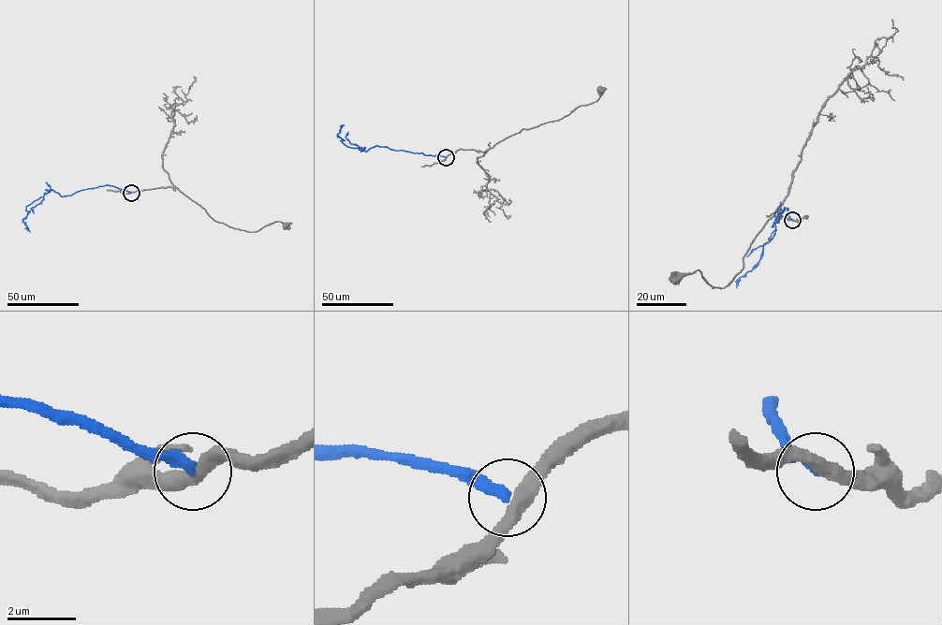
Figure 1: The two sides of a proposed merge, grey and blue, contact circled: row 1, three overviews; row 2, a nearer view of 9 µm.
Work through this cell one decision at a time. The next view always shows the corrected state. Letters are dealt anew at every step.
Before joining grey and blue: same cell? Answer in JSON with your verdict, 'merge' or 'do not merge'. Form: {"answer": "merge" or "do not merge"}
{"answer": "do not merge"}

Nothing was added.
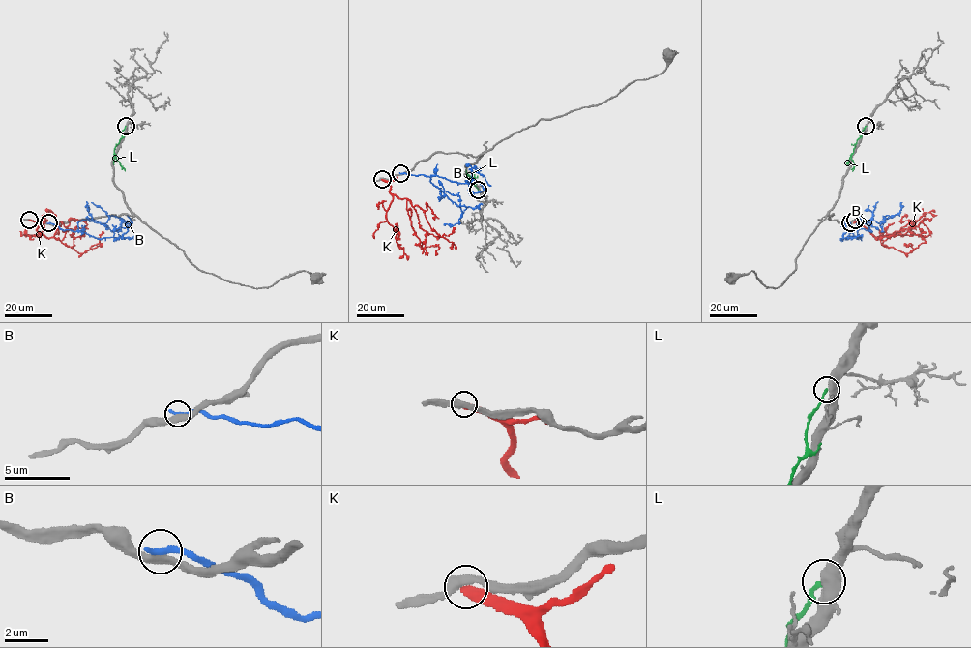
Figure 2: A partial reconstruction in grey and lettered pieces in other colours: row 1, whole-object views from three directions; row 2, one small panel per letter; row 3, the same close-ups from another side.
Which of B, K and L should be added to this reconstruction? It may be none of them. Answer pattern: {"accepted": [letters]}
{"accepted": []}

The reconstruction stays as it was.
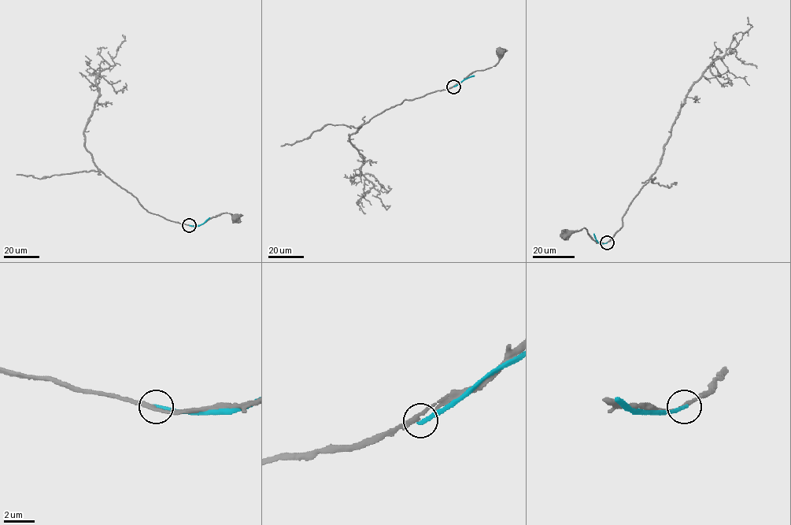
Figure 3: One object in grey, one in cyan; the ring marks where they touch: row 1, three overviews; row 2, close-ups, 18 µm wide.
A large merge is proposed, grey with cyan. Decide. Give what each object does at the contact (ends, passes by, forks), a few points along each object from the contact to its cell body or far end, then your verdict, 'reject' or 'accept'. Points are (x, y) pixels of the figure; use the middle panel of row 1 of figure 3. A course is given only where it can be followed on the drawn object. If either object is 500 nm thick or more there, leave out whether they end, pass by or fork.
grey passes by; cyan ends; course grey (454, 86), (477, 71), (494, 65), (501, 53), (500, 52); course cyan (454, 86), (474, 75); reject

